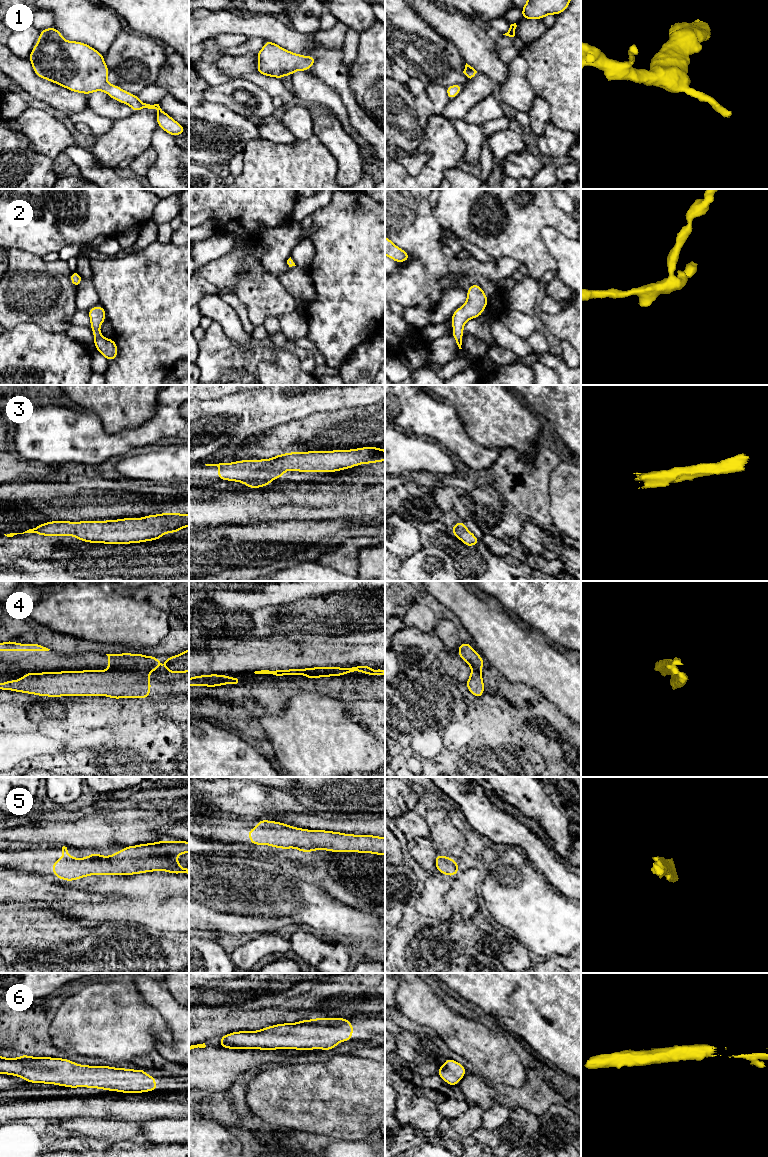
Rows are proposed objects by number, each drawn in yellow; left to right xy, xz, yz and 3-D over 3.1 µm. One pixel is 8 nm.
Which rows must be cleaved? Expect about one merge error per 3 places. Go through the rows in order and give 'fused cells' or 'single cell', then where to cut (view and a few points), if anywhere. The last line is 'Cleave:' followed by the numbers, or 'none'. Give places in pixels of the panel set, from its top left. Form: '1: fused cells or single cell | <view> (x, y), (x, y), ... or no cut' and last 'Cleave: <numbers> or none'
1: single cell | no cut
2: single cell | no cut
3: single cell | no cut
4: fused cells | xy (108, 669), (146, 670), (149, 672)
5: single cell | no cut
6: single cell | no cut
Cleave: 4

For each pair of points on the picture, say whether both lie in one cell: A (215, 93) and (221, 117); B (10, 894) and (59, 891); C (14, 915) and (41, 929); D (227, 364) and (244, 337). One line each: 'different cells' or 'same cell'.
A: different cells
B: same cell
C: same cell
D: different cells

